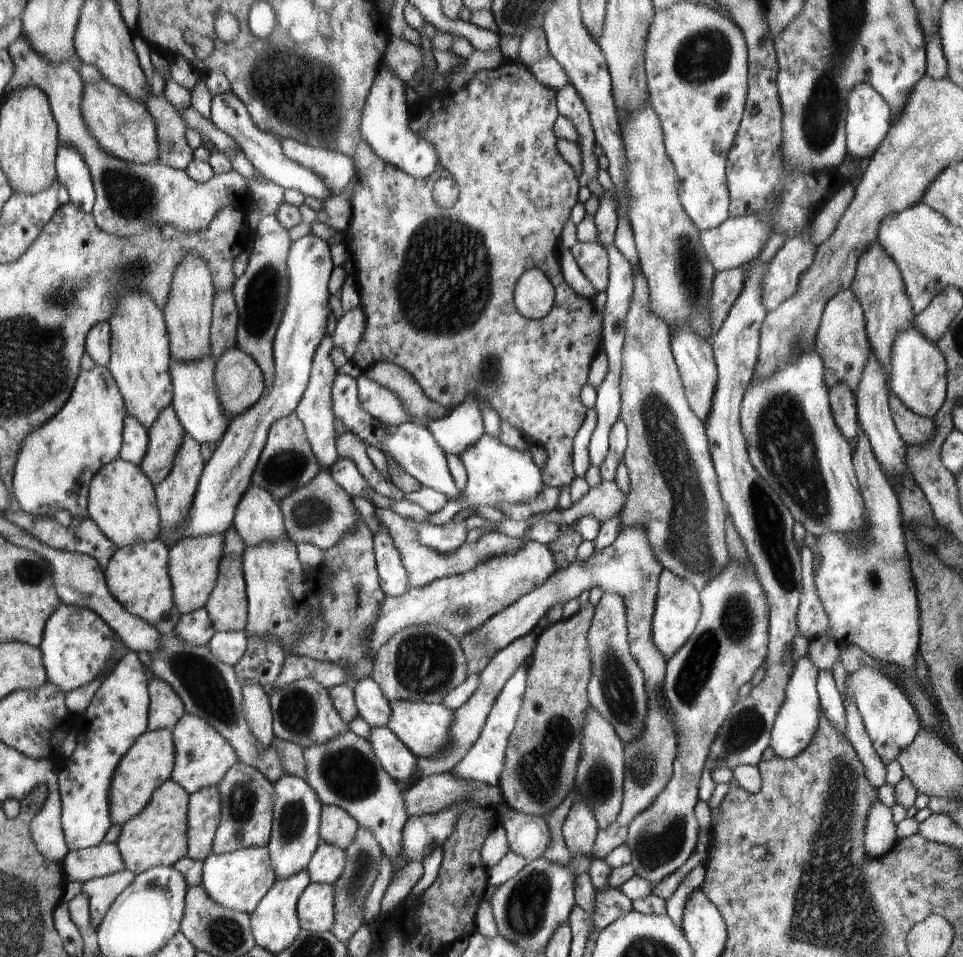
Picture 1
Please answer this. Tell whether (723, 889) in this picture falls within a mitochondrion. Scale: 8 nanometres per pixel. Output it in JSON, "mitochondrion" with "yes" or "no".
{"mitochondrion":"no"}

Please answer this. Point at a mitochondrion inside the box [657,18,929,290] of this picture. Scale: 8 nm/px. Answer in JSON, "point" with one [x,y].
{"point":[704,55]}

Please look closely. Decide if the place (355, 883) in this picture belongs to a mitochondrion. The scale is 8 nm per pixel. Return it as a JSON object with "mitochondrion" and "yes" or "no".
{"mitochondrion":"yes"}

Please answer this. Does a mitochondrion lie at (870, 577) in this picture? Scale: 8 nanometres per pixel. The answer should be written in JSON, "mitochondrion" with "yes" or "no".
{"mitochondrion":"yes"}

